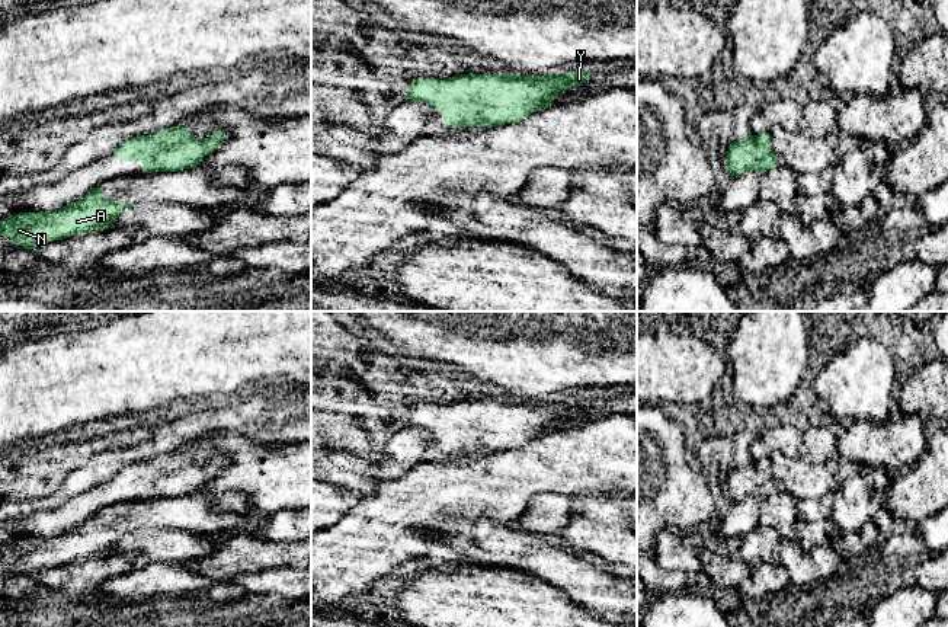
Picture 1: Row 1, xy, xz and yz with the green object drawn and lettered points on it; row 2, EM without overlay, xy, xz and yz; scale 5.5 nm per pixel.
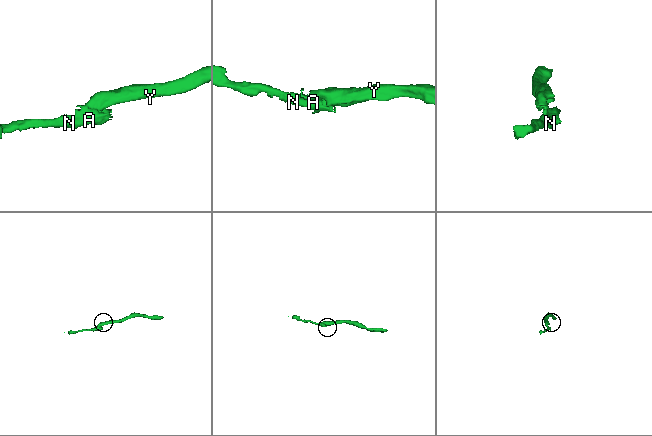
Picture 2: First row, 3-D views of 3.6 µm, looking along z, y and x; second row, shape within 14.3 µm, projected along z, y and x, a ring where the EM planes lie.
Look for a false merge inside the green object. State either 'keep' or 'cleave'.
cleave

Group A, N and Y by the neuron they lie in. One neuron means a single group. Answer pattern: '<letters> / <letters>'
A N / Y

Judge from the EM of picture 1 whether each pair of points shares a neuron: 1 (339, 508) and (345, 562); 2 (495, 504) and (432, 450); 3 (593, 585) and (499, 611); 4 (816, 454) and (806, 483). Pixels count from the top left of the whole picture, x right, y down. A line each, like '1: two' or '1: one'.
1: two
2: two
3: two
4: two

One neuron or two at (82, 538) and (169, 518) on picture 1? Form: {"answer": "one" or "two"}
{"answer": "one"}

